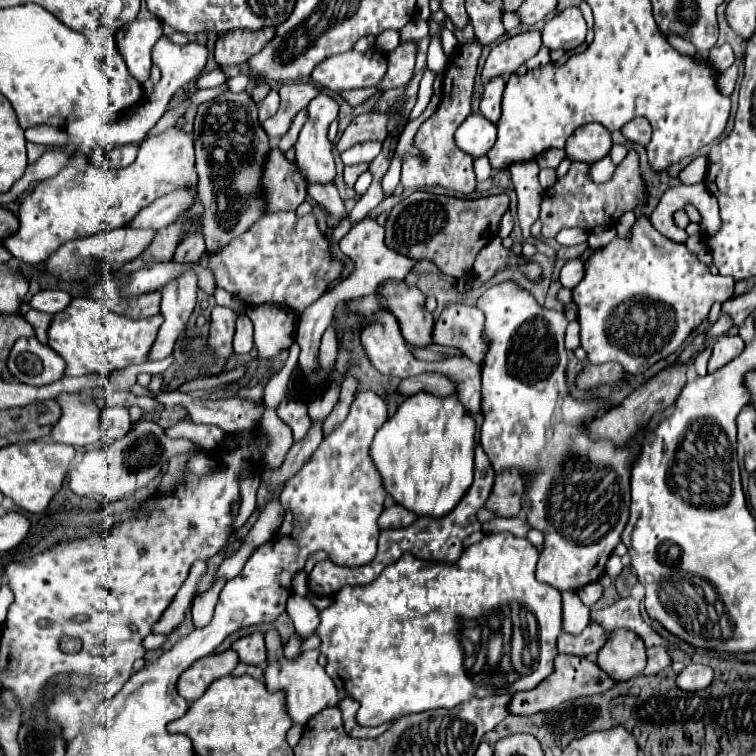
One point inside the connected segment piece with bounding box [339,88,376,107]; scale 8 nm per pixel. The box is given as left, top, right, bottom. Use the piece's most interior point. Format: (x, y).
(355, 97)

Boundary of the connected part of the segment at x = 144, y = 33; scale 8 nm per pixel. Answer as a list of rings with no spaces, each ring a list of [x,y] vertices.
[[[135,20],[117,32],[117,48],[127,70],[141,84],[151,76],[151,48],[163,36],[159,20]]]

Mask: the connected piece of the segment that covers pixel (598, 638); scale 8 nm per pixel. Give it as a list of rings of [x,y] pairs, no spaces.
[[[589,624],[581,634],[573,636],[563,632],[557,642],[559,654],[573,654],[573,656],[593,656],[599,652],[599,648],[605,644],[603,640],[605,630],[599,624]]]

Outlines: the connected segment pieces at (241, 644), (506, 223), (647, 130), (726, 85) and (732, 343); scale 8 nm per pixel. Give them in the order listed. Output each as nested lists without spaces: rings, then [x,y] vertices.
[[[253,632],[249,636],[239,638],[237,642],[233,642],[231,648],[239,654],[239,660],[245,664],[255,664],[255,666],[265,664],[265,642],[261,632]]]
[[[507,210],[507,212],[503,215],[503,218],[501,219],[501,222],[499,224],[499,232],[498,236],[501,239],[504,239],[508,237],[513,230],[514,227],[514,219],[510,213],[510,210]]]
[[[633,118],[631,122],[627,122],[623,128],[621,128],[621,134],[635,142],[635,144],[641,144],[641,146],[647,146],[649,140],[651,140],[651,126],[645,118]]]
[[[744,43],[742,46],[742,54],[739,59],[736,59],[731,68],[727,68],[725,72],[721,72],[719,76],[719,90],[725,94],[725,96],[731,96],[733,88],[735,88],[737,82],[737,76],[739,76],[739,64],[744,61],[744,55],[747,44]]]
[[[727,334],[719,336],[719,340],[715,340],[715,344],[713,344],[707,372],[715,372],[715,370],[723,368],[733,358],[737,358],[741,352],[743,352],[743,340],[739,336],[727,336]]]

